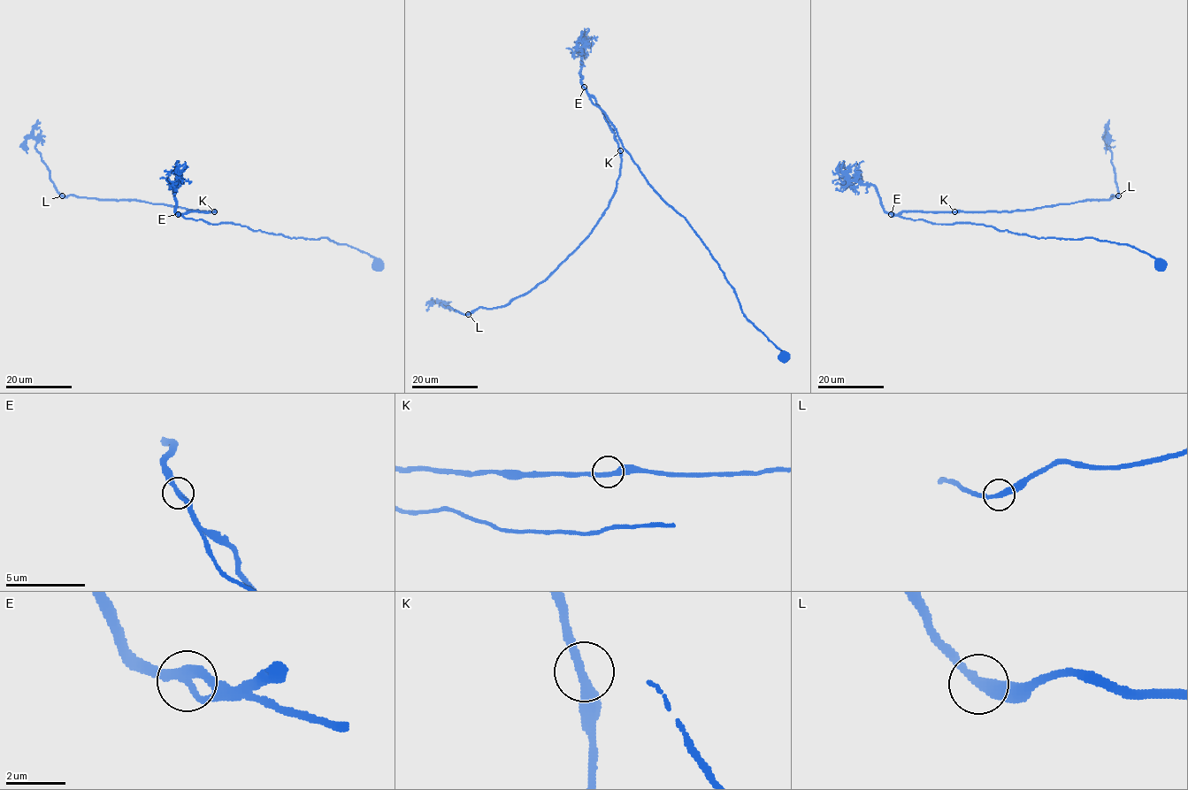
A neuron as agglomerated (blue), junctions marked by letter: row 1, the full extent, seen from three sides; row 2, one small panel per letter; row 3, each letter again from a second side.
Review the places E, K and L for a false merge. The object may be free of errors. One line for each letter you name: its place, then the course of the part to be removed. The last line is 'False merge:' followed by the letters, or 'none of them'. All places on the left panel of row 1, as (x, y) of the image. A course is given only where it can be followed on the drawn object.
False merge: none of them

